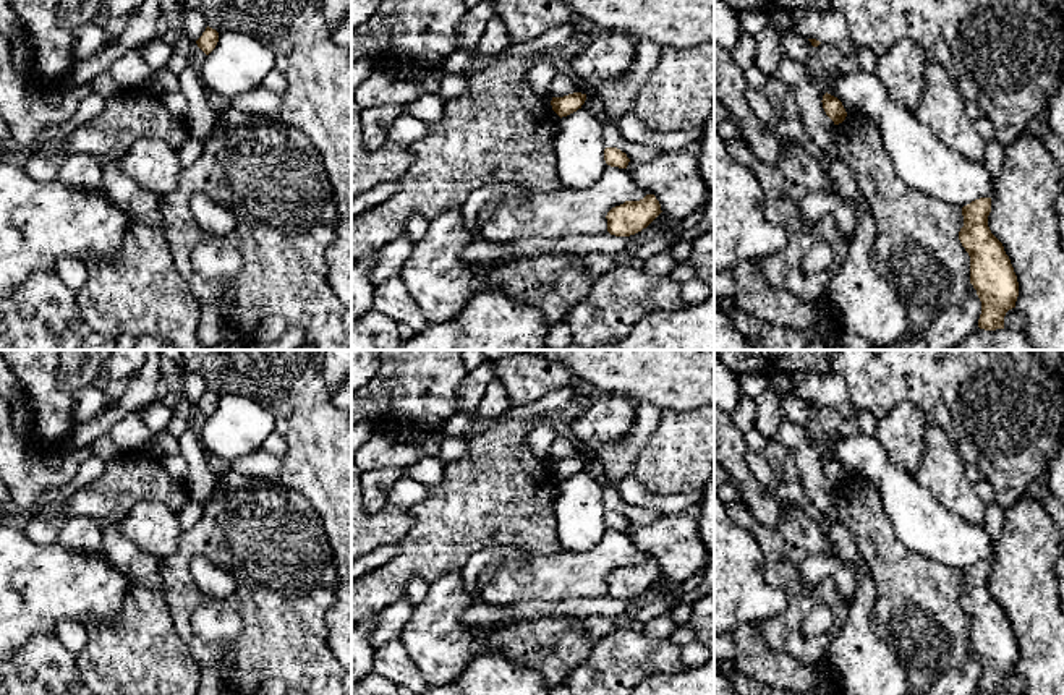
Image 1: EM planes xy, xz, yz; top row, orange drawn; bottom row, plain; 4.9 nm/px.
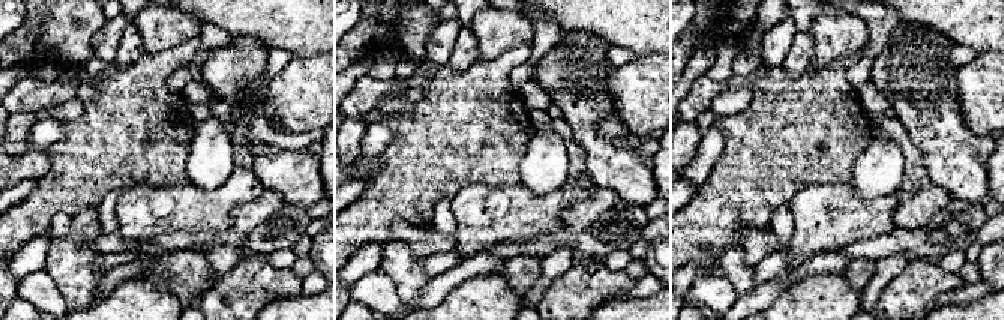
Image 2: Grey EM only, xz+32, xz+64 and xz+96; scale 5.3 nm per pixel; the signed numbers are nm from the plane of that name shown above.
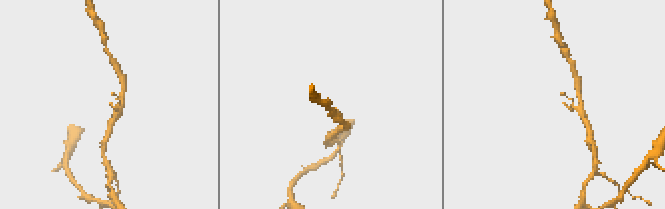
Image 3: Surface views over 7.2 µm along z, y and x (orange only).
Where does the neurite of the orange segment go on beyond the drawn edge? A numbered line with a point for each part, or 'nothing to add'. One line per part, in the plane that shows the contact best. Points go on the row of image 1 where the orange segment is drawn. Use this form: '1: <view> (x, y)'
nothing to add

